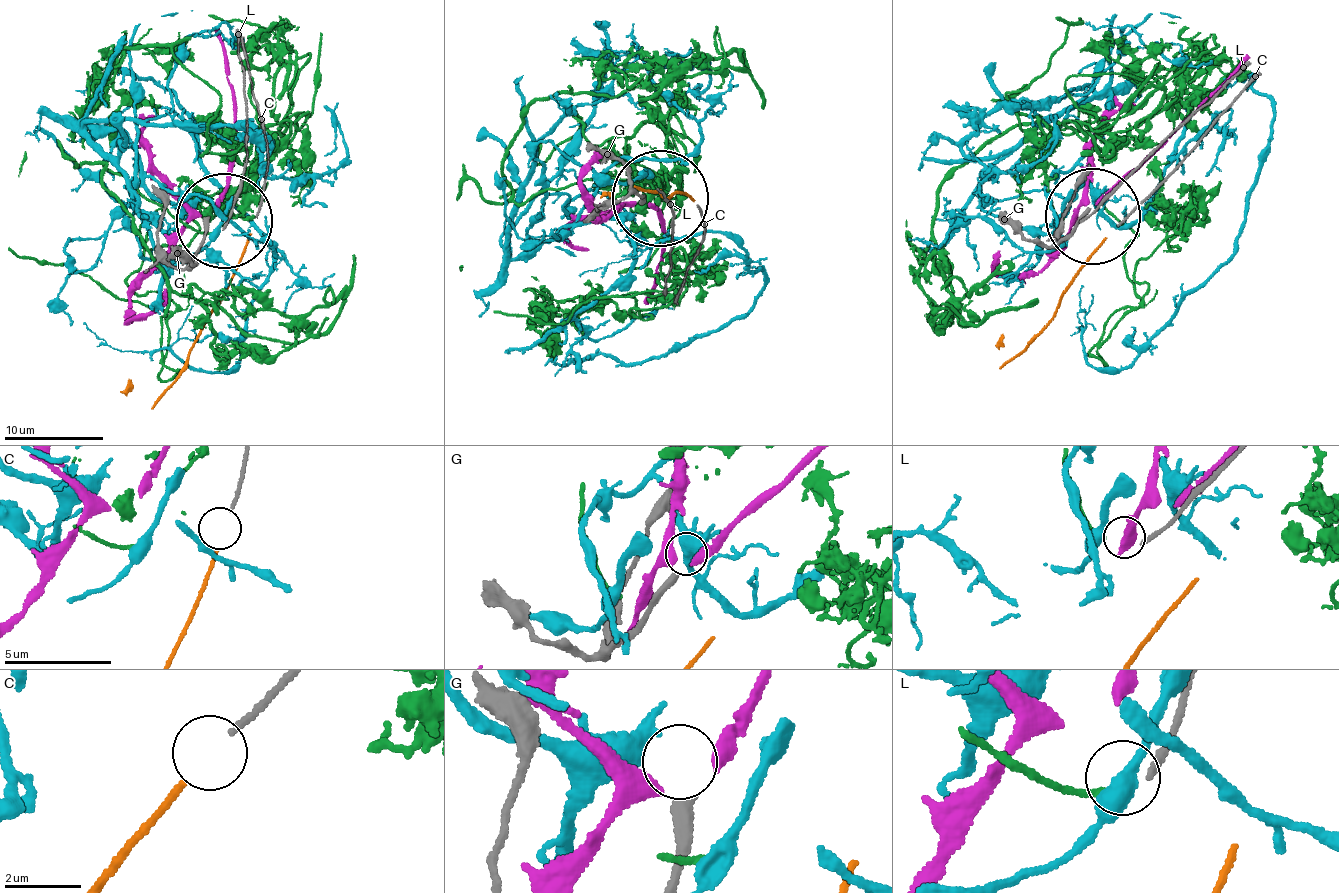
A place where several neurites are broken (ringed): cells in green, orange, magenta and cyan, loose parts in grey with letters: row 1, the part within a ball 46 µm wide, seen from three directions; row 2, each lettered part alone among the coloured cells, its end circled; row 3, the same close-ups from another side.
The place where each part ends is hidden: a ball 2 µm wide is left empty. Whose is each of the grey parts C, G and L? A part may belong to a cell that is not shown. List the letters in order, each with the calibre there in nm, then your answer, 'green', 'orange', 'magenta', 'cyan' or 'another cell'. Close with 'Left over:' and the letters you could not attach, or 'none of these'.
C: 150 nm thick; orange
G: 360 nm thick; another cell
L: 180 nm thick; green
Left over: G

